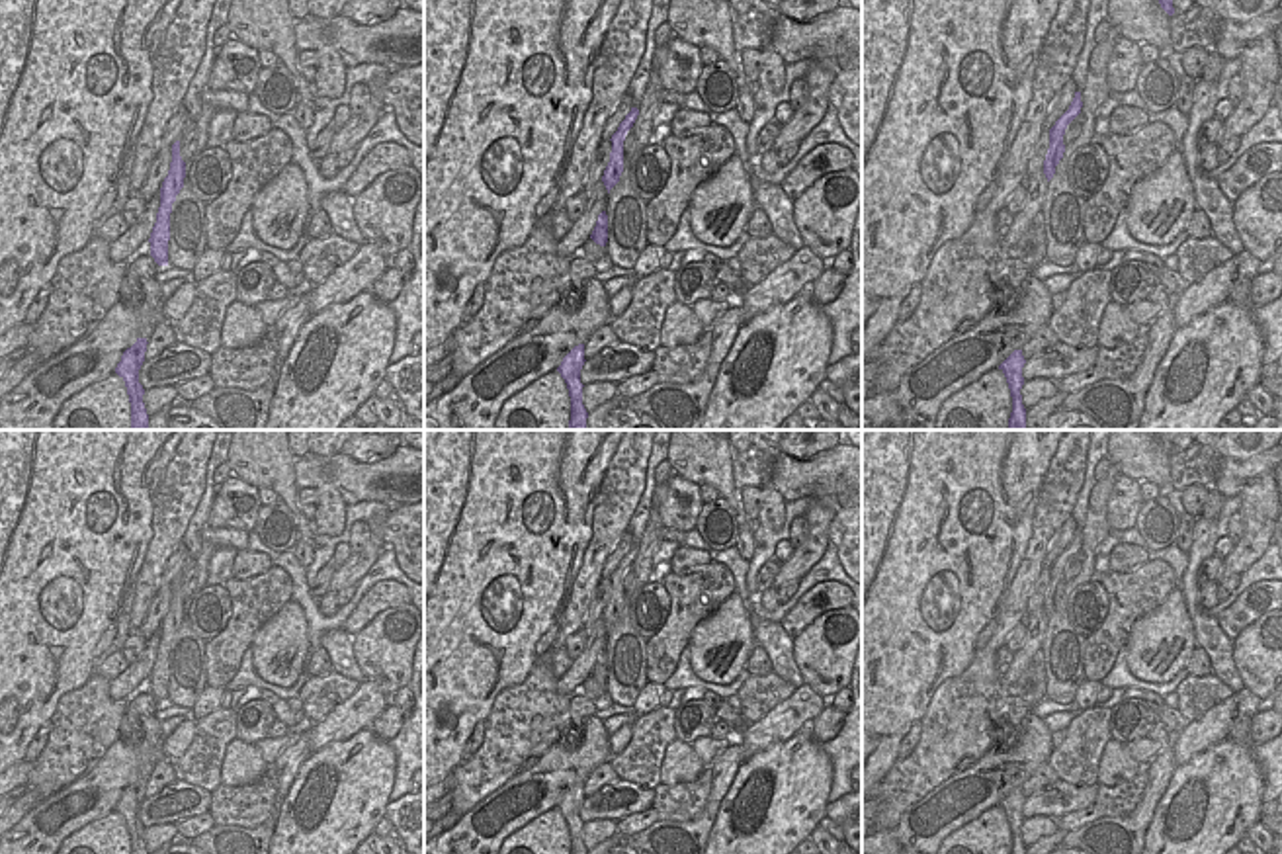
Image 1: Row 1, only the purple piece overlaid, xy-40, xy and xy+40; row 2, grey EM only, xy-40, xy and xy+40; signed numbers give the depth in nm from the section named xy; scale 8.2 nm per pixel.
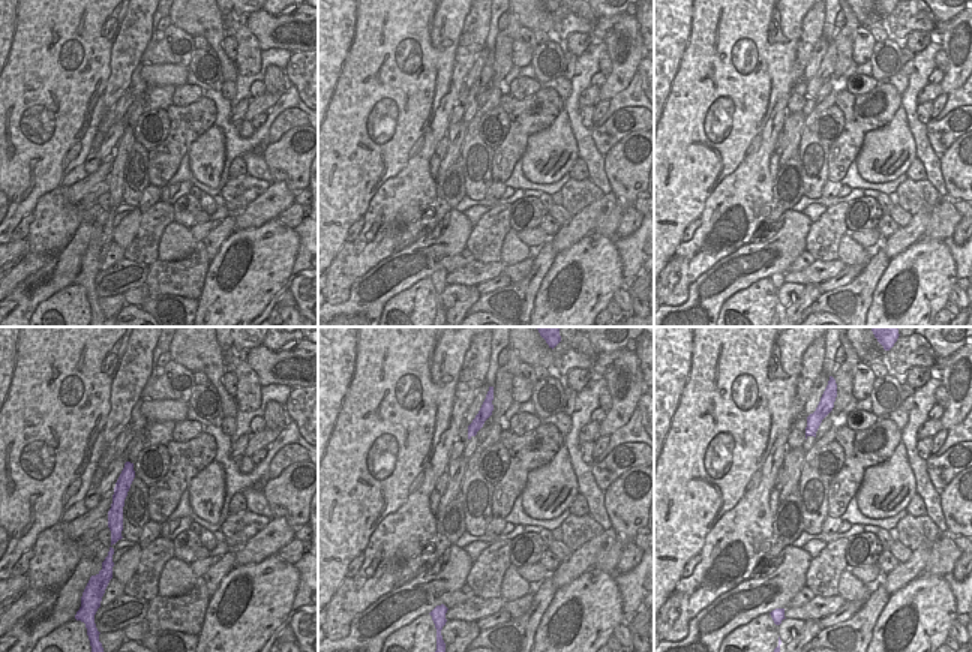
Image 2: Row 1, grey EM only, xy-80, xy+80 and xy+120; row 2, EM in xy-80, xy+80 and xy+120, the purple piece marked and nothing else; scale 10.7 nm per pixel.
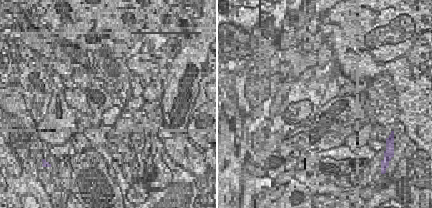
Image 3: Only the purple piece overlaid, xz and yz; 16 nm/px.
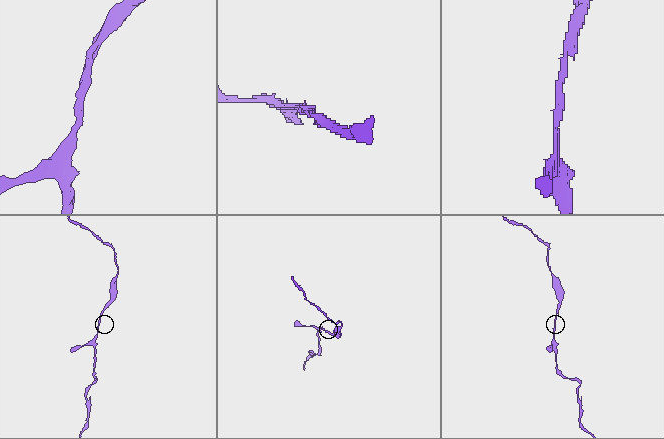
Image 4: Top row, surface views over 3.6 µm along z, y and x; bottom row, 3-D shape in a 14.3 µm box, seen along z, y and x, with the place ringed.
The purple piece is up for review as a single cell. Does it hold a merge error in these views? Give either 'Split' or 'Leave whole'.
Leave whole

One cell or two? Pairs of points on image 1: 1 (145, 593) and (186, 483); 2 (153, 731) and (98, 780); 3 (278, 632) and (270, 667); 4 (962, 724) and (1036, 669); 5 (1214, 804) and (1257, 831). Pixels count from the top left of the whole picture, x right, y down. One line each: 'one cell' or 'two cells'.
1: one cell
2: one cell
3: one cell
4: two cells
5: two cells

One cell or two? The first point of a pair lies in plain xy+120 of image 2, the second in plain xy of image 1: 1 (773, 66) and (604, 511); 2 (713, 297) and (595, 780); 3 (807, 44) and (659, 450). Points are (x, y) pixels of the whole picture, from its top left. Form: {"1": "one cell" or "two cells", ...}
{"1": "two cells", "2": "two cells", "3": "two cells"}

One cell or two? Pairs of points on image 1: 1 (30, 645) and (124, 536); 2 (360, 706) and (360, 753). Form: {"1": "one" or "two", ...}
{"1": "one", "2": "two"}

